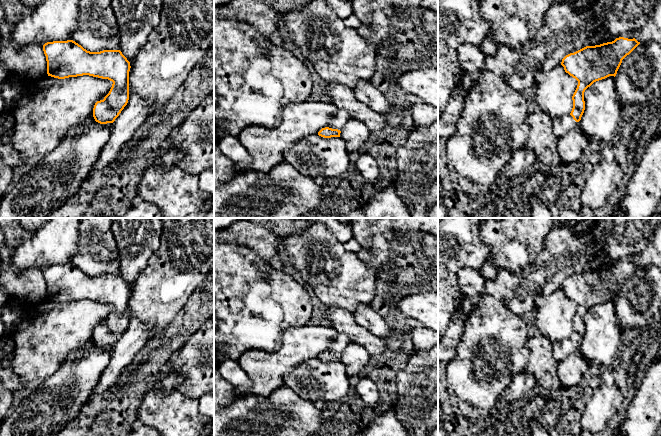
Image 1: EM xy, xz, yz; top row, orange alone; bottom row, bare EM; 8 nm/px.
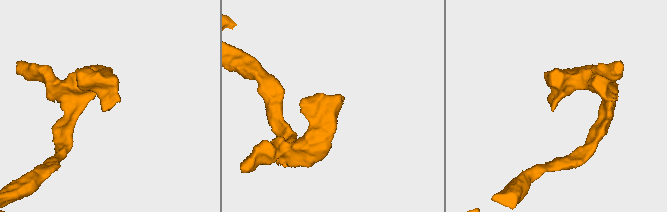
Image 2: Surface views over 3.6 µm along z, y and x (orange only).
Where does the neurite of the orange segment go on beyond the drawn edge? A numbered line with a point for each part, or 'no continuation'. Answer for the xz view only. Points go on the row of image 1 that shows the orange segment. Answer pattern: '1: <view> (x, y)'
1: xz (342, 116)

